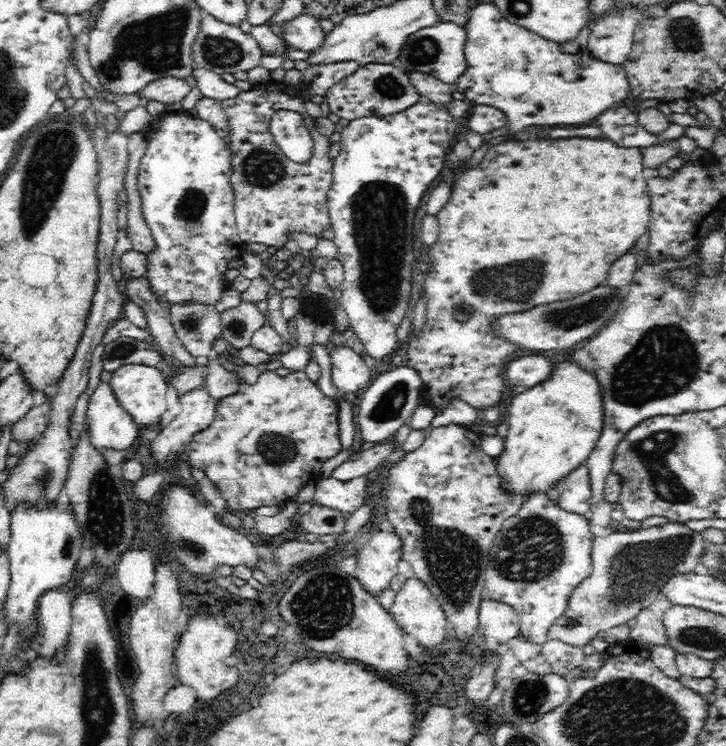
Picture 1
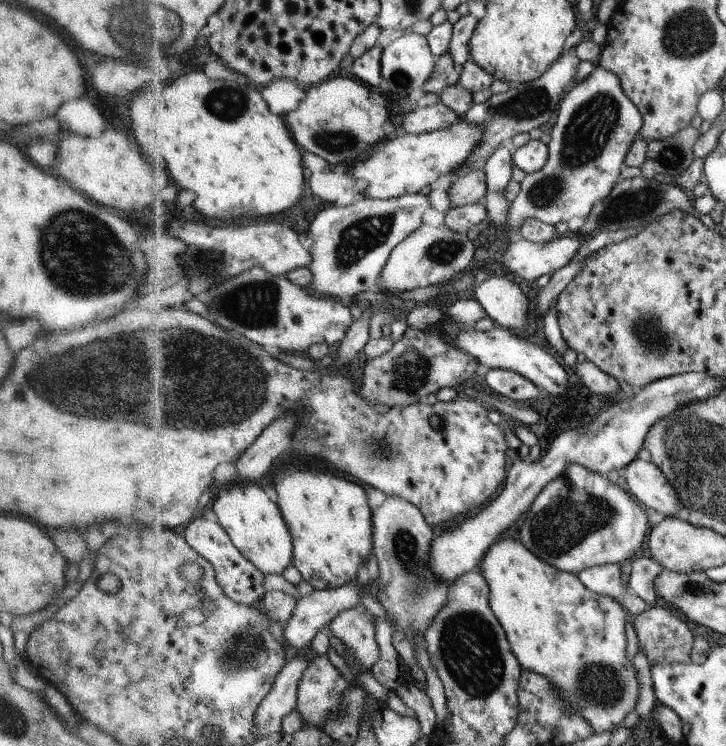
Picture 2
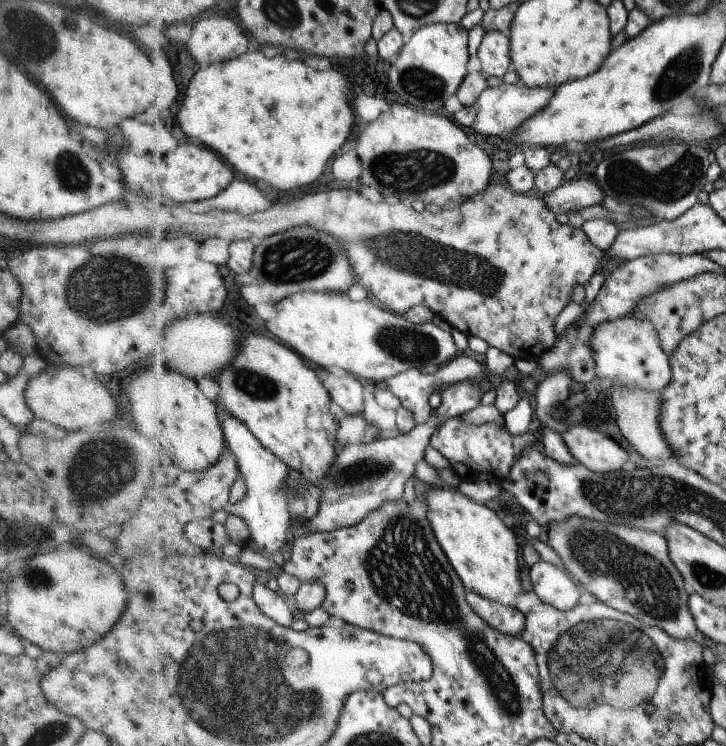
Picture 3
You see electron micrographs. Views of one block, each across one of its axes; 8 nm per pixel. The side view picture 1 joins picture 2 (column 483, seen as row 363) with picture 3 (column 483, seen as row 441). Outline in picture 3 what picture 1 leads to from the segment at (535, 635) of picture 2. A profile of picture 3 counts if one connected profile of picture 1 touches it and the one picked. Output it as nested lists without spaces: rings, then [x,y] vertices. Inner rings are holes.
[[[431,485],[426,500],[428,522],[431,522],[436,540],[467,590],[510,608],[516,606],[518,594],[522,594],[524,588],[520,582],[518,542],[512,530],[488,505],[468,498],[458,490],[450,492],[443,486]]]

